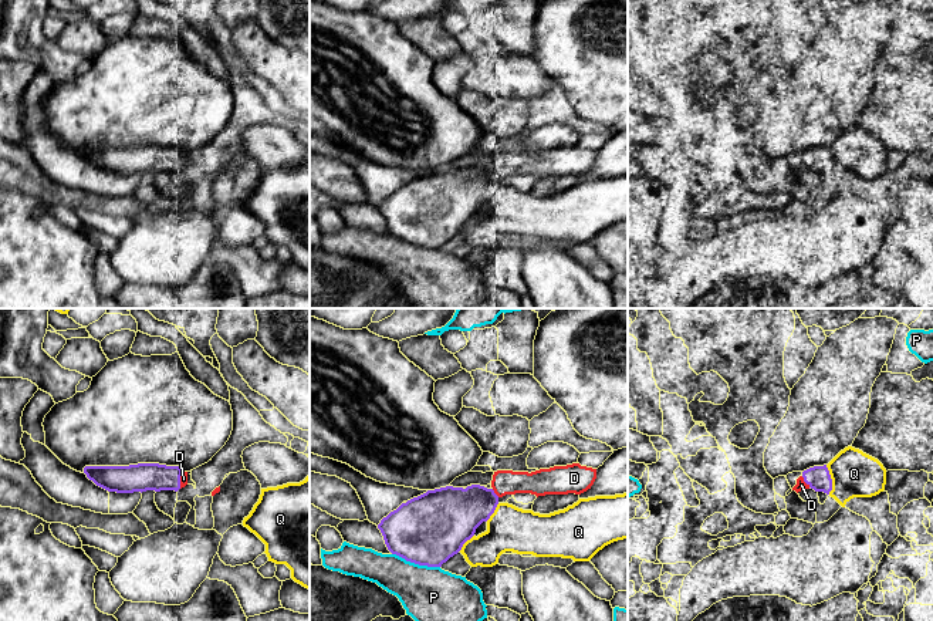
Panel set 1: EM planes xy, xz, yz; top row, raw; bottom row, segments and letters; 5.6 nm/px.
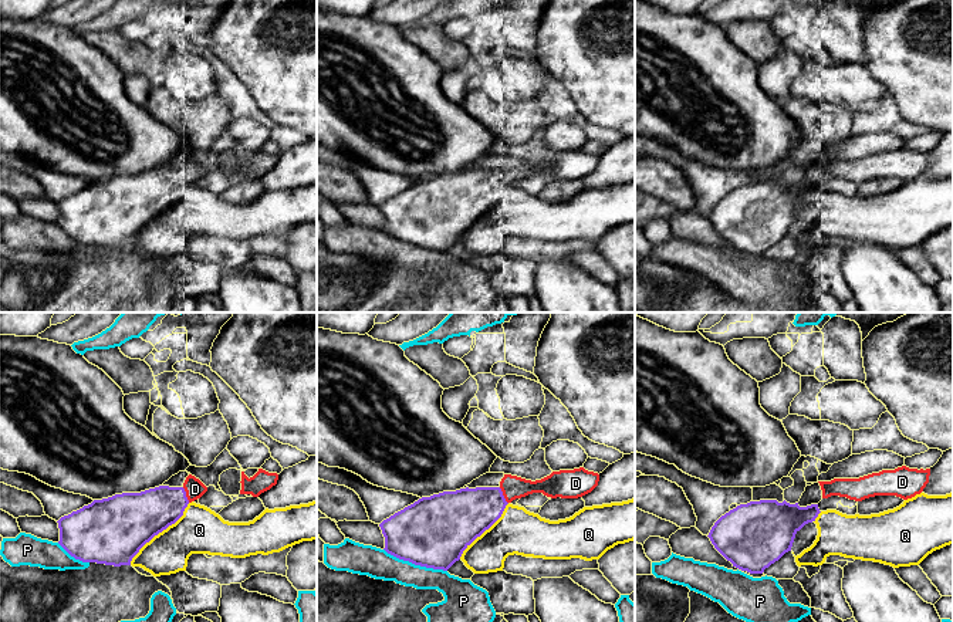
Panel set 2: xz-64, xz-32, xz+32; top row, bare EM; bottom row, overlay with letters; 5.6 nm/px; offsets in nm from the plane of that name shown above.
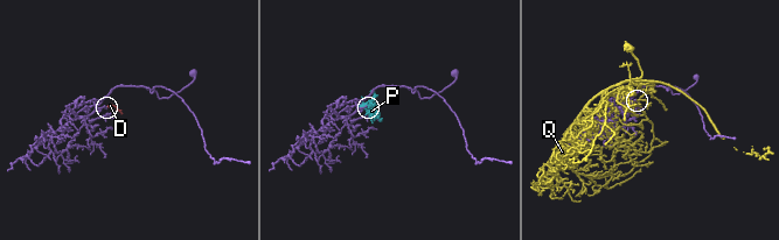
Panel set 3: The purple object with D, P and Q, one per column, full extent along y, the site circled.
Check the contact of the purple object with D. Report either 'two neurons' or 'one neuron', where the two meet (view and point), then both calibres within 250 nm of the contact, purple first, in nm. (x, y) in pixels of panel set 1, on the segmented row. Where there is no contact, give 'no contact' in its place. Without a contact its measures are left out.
one neuron; meets purple in yz at (805, 482); 140 nm thick on the purple side, 60 nm on the other

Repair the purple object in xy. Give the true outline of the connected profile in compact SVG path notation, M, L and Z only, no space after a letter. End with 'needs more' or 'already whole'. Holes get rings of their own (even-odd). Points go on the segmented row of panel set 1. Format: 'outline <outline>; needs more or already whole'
outline M138 463L129 466L85 466L84 473L97 486L116 493L175 490L187 485L187 472L179 466Z; needs more

